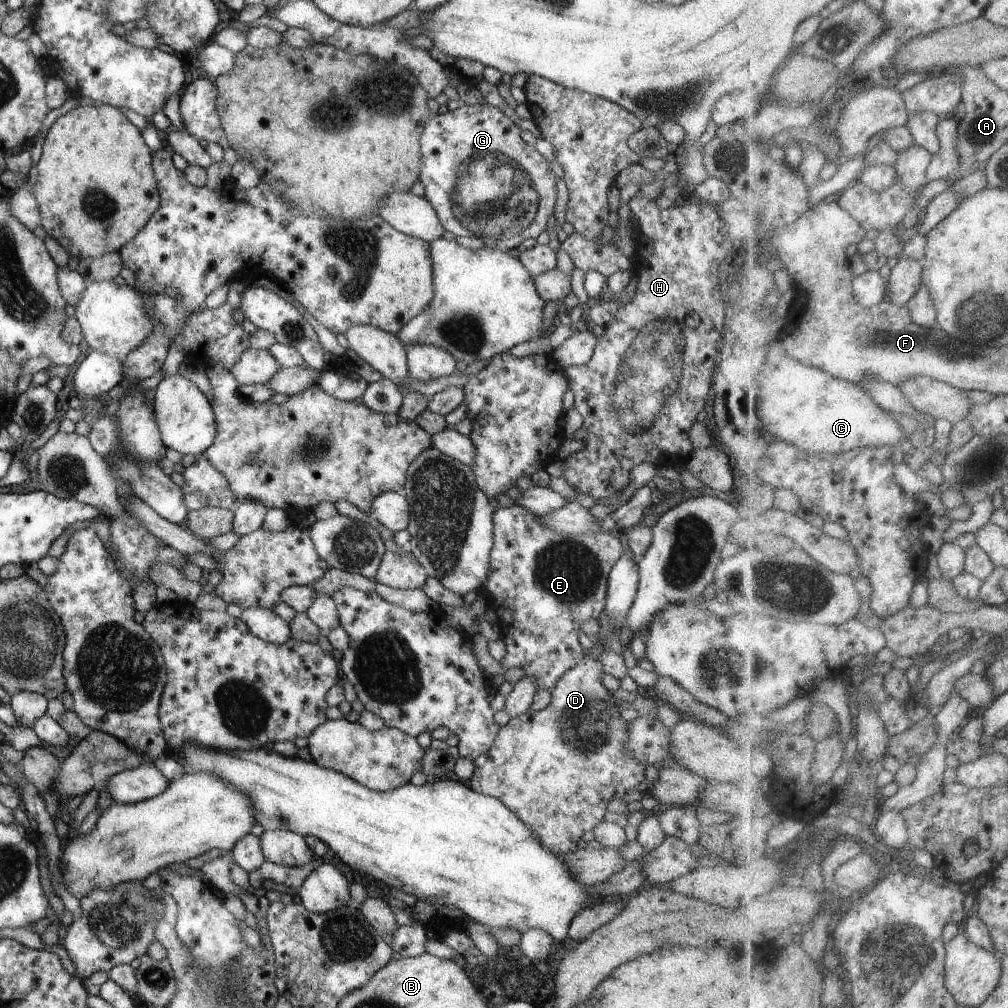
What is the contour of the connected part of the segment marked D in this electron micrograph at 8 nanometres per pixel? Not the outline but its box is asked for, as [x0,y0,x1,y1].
[470,645,649,855]

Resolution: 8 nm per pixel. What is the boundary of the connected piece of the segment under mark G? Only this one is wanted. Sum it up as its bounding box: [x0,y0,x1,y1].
[419,102,556,253]

